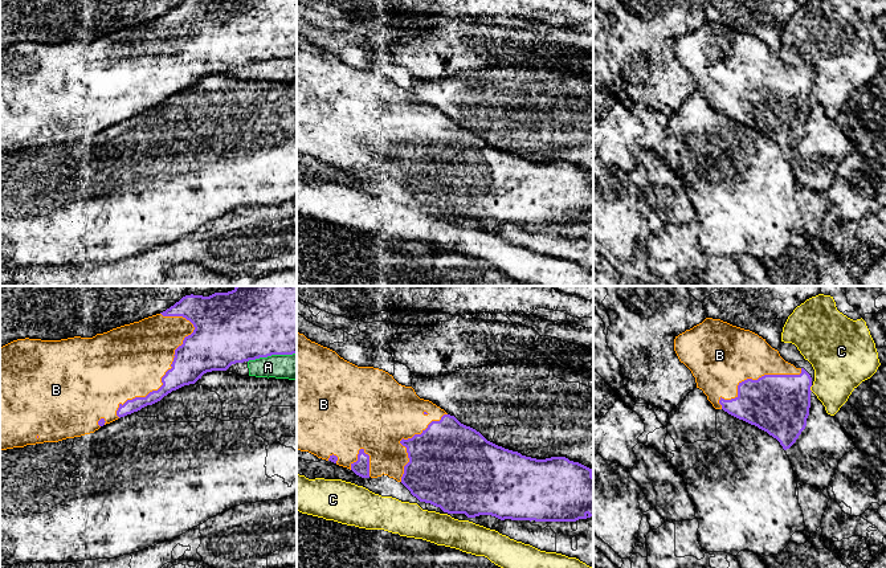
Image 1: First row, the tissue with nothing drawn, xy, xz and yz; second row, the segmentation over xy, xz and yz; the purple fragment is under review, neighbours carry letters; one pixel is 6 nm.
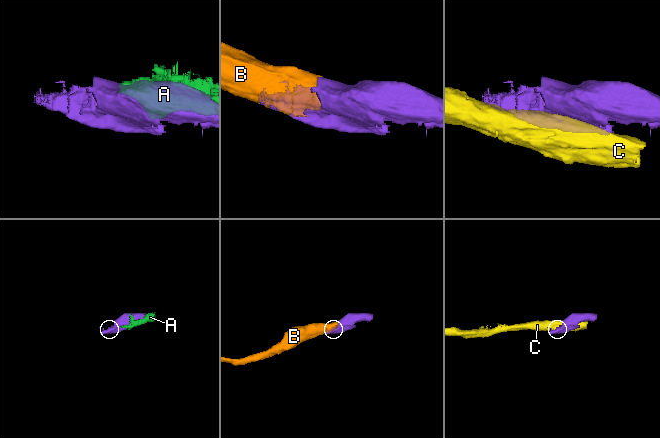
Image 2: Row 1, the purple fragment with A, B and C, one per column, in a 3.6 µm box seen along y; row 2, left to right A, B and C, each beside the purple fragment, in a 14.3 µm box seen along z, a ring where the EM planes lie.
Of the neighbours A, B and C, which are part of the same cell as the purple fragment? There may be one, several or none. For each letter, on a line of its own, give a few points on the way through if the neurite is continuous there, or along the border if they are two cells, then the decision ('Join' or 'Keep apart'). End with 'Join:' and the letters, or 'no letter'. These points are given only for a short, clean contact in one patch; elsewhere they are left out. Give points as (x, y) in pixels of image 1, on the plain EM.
A: Keep apart
B: Join
C: Keep apart
Join: B

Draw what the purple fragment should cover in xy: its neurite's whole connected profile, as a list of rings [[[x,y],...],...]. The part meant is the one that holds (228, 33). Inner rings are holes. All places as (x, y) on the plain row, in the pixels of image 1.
[[[183,0],[166,15],[139,25],[113,32],[93,41],[68,41],[61,44],[17,42],[0,50],[0,154],[24,151],[44,146],[94,136],[101,130],[160,105],[164,99],[184,89],[195,87],[212,74],[226,74],[232,68],[268,61],[271,58],[297,57],[297,0]]]

